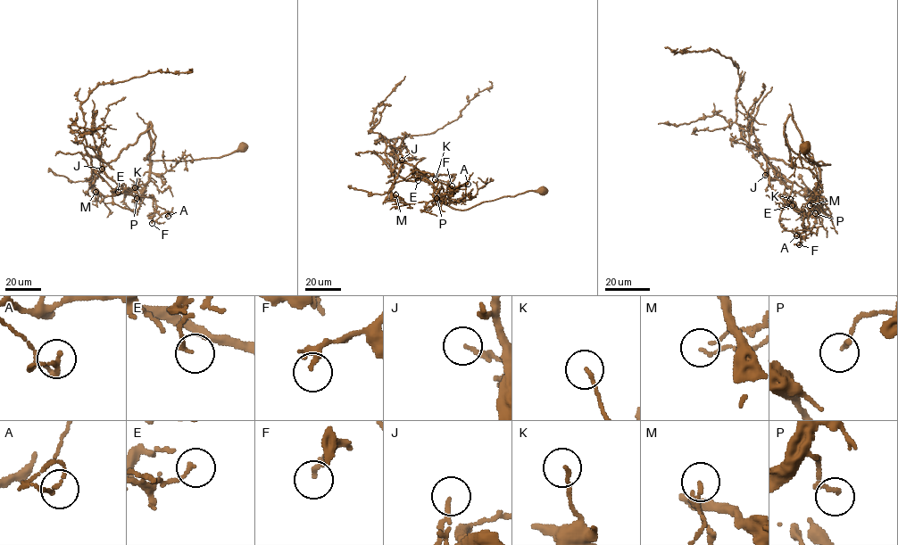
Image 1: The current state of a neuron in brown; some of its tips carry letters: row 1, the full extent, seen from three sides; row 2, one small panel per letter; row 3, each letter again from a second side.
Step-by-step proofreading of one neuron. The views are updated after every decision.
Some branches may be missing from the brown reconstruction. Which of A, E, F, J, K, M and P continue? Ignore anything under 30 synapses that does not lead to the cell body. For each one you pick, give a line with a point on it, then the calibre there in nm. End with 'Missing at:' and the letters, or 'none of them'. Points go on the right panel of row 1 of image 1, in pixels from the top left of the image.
Missing at: none of them

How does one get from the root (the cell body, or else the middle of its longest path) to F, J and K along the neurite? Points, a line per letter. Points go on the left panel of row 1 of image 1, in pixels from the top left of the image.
F: (242, 147), (218, 157), (145, 160), (154, 146), (150, 121), (150, 178), (143, 194), (160, 215), (152, 223)
J: (242, 147), (218, 157), (145, 160), (155, 138), (147, 129), (113, 161), (87, 153), (93, 168), (102, 169)
K: (242, 147), (218, 157), (145, 160), (154, 146), (150, 121), (150, 178), (139, 197), (131, 194), (135, 187)

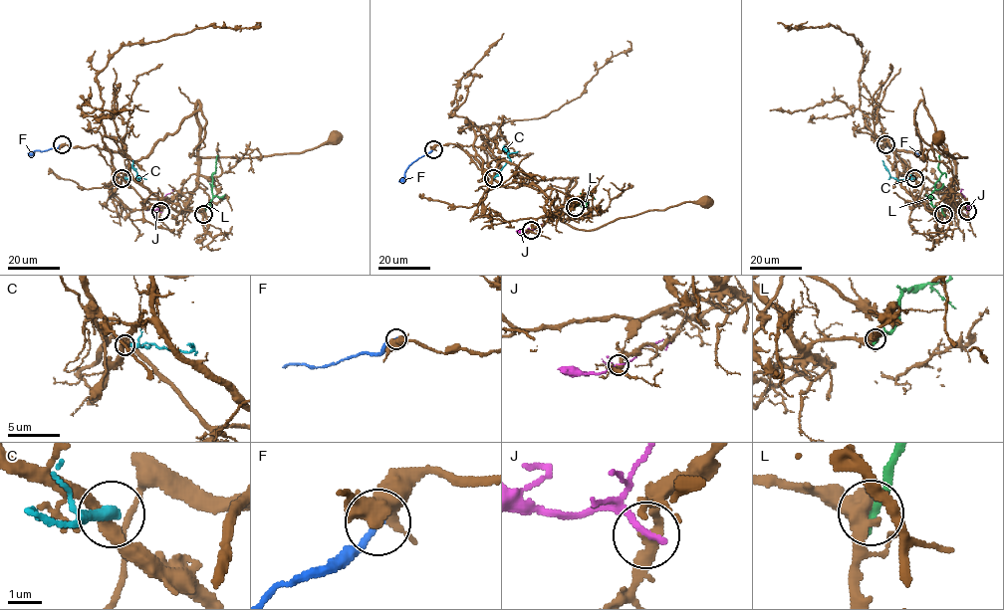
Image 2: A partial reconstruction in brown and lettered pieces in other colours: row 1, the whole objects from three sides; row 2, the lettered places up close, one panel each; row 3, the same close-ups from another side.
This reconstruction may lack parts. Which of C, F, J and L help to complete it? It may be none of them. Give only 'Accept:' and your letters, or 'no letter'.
Accept: F

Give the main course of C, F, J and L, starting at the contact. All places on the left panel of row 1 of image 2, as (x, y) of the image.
C: (122, 178), (138, 179), (132, 160)
F: (62, 143), (58, 147), (28, 153)
J: (160, 211), (162, 200), (171, 189)
L: (203, 214), (212, 198), (212, 175), (217, 155)

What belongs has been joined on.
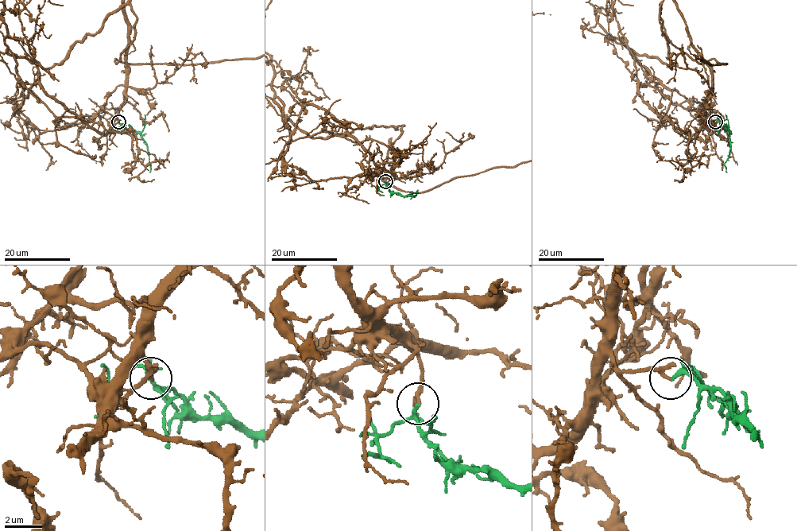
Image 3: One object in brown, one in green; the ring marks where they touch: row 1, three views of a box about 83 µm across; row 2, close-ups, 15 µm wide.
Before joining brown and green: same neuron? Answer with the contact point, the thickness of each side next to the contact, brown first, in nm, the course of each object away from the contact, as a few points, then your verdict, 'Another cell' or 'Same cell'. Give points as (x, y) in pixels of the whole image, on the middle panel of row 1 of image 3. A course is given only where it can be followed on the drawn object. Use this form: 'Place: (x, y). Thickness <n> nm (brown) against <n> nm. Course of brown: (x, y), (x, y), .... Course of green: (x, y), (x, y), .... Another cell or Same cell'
Place: (385, 181). Thickness 180 nm (brown) against 120 nm. Course of green: (385, 181), (391, 191), (414, 196), (416, 193). Same cell

